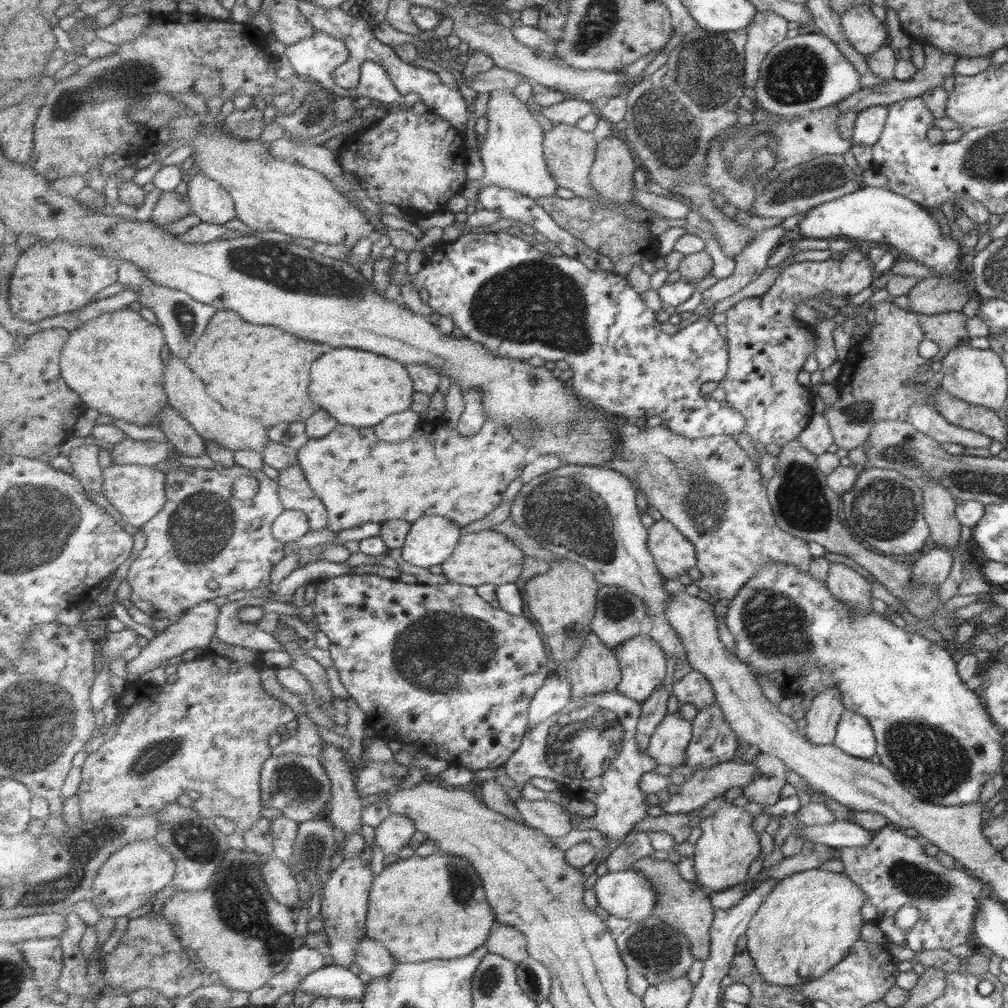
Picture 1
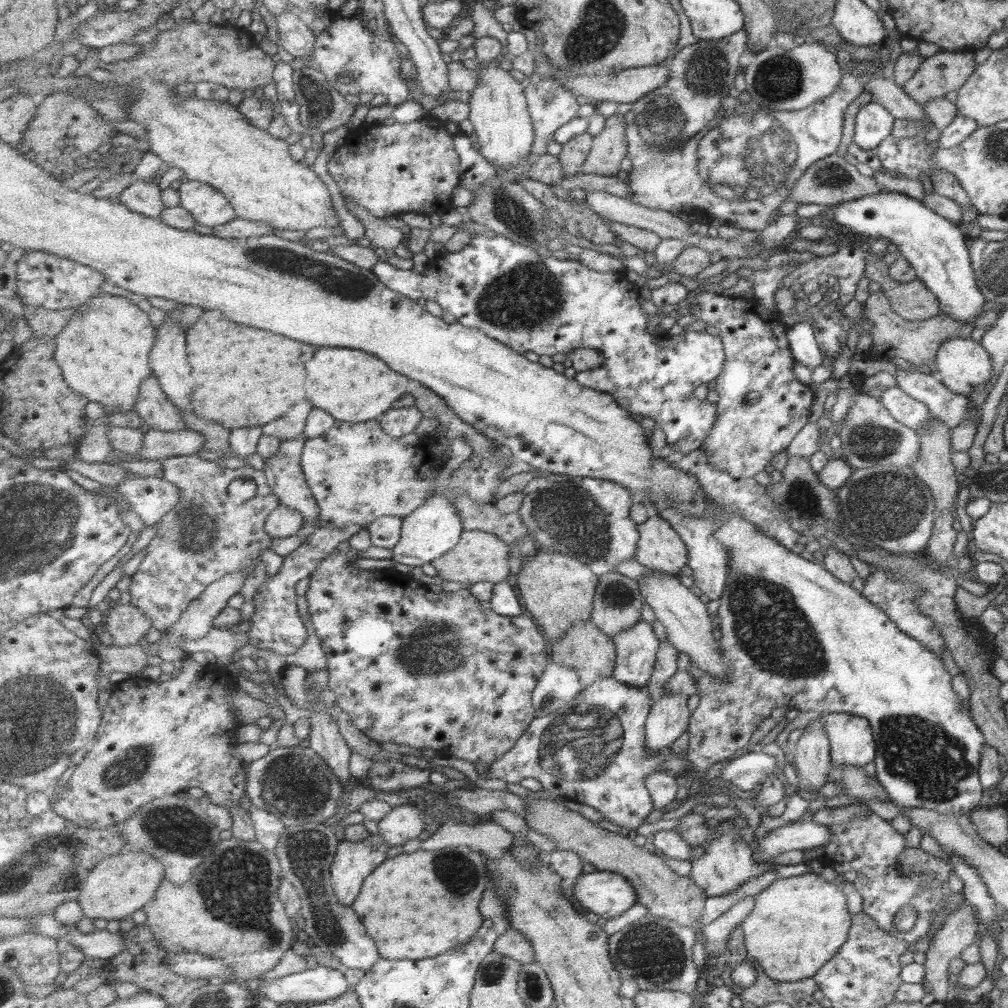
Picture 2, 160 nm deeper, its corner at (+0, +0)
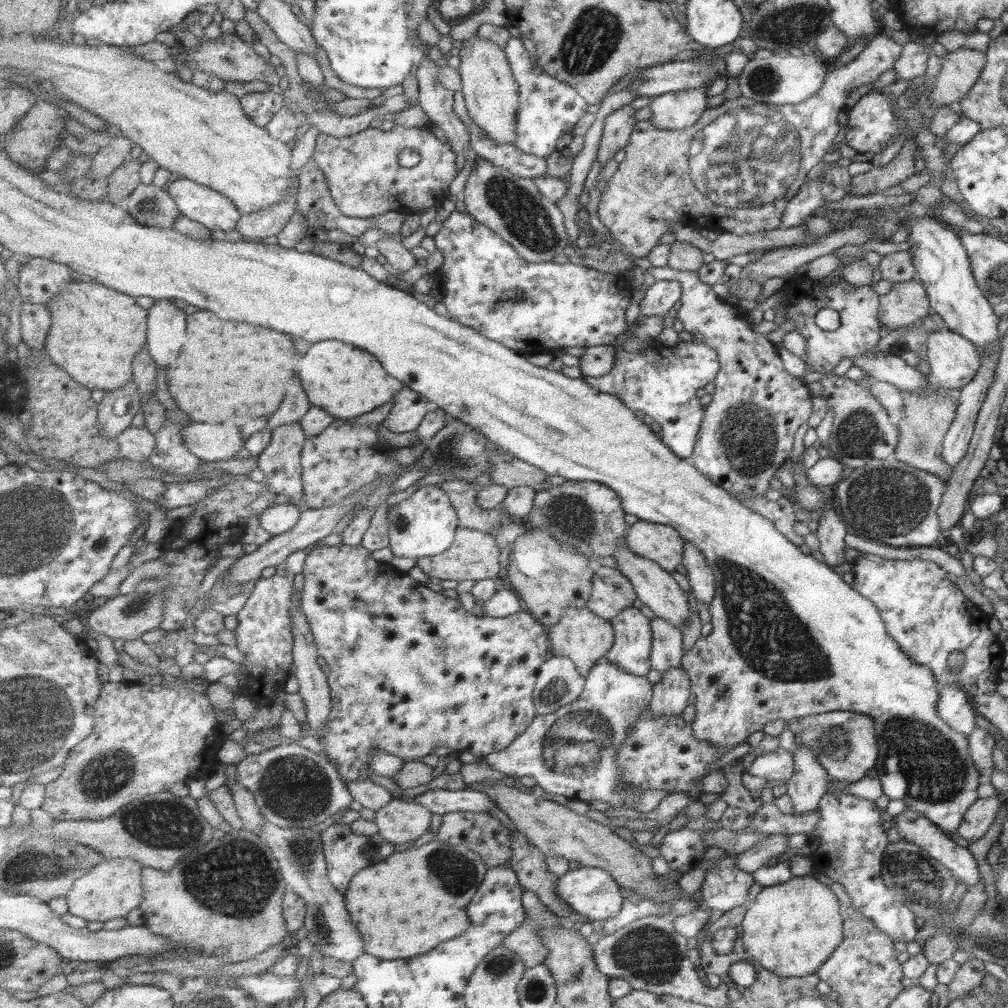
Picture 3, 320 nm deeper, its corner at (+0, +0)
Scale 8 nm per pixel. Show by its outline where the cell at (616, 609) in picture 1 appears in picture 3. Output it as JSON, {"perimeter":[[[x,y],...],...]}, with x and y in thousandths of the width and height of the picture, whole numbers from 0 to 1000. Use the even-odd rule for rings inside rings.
{"perimeter":[[[605,562],[591,563],[588,583],[582,603],[606,617],[612,613],[612,609],[628,603],[628,597],[633,593],[624,573],[614,564]]]}

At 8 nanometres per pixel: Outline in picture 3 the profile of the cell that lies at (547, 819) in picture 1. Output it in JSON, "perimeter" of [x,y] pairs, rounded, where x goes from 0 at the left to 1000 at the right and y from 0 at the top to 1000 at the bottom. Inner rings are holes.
{"perimeter":[[[465,782],[426,784],[414,790],[411,796],[438,810],[446,806],[483,806],[489,801],[495,802],[482,786]]]}

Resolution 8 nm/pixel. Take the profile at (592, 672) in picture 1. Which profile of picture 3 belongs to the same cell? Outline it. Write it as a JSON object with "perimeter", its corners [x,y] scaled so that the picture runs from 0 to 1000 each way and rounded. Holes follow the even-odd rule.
{"perimeter":[[[581,601],[580,603],[564,603],[557,616],[546,621],[546,632],[550,637],[548,640],[551,650],[566,653],[574,667],[582,673],[587,663],[602,651],[604,644],[610,639],[611,625],[606,616],[588,609]]]}

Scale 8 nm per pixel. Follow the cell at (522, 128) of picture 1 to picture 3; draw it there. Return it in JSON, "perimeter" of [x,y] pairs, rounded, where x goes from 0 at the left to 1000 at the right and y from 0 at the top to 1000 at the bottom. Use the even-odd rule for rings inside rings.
{"perimeter":[[[473,34],[458,41],[454,54],[456,72],[459,78],[458,92],[462,104],[470,120],[480,129],[481,133],[501,145],[513,143],[513,116],[516,104],[516,85],[510,76],[504,56],[493,43]]]}

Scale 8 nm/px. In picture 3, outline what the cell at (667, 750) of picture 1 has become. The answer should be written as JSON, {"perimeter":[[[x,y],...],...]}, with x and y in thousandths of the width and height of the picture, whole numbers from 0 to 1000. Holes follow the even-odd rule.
{"perimeter":[[[677,661],[663,665],[656,677],[649,680],[646,706],[651,711],[675,711],[684,698],[686,682],[684,670]]]}

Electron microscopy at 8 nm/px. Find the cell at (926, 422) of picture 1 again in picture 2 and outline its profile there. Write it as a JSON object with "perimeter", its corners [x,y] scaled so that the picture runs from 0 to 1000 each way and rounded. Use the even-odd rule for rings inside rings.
{"perimeter":[[[891,384],[878,385],[872,400],[880,410],[890,419],[909,427],[910,424],[921,422],[926,413],[920,404],[910,397],[897,391]]]}

